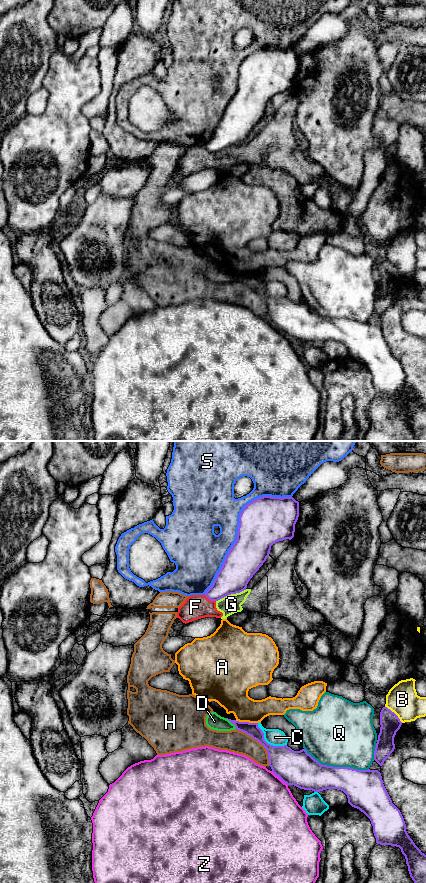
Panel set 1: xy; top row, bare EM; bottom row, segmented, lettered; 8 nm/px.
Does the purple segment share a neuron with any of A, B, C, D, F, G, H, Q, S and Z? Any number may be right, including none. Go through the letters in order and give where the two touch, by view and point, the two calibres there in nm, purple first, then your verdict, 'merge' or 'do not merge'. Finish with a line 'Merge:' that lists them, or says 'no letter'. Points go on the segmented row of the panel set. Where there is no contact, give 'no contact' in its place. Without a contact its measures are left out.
A: meets purple in xy at (246, 722); 110 nm thick on the purple side, 240 nm on the other; do not merge
B: meets purple in xy at (394, 713); 160 nm thick on the purple side, 260 nm on the other; do not merge
C: meets purple in xy at (266, 742); 240 nm thick on the purple side, 140 nm on the other; do not merge
D: meets purple in xy at (231, 722); 110 nm thick on the purple side, 130 nm on the other; do not merge
F: meets purple in xy at (210, 600); 240 nm thick on the purple side, 190 nm on the other; do not merge
G: meets purple in xy at (231, 593); 260 nm thick on the purple side, 150 nm on the other; do not merge
H: meets purple in xy at (259, 742); 220 nm thick on the purple side, 180 nm on the other; do not merge
Q: meets purple in xy at (336, 767); 260 nm thick on the purple side, 500 nm on the other; do not merge
S: meets purple in xy at (238, 527); 380 nm thick on the purple side, 320 nm on the other; do not merge
Z: meets purple in xy at (279, 777); 280 nm thick on the purple side, 500 nm on the other; do not merge
Merge: no letter

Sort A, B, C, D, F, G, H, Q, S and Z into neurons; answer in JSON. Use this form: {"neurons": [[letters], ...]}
{"neurons": [["A"], ["B"], ["C", "D", "F", "G"], ["H"], ["Q"], ["S"], ["Z"]]}

